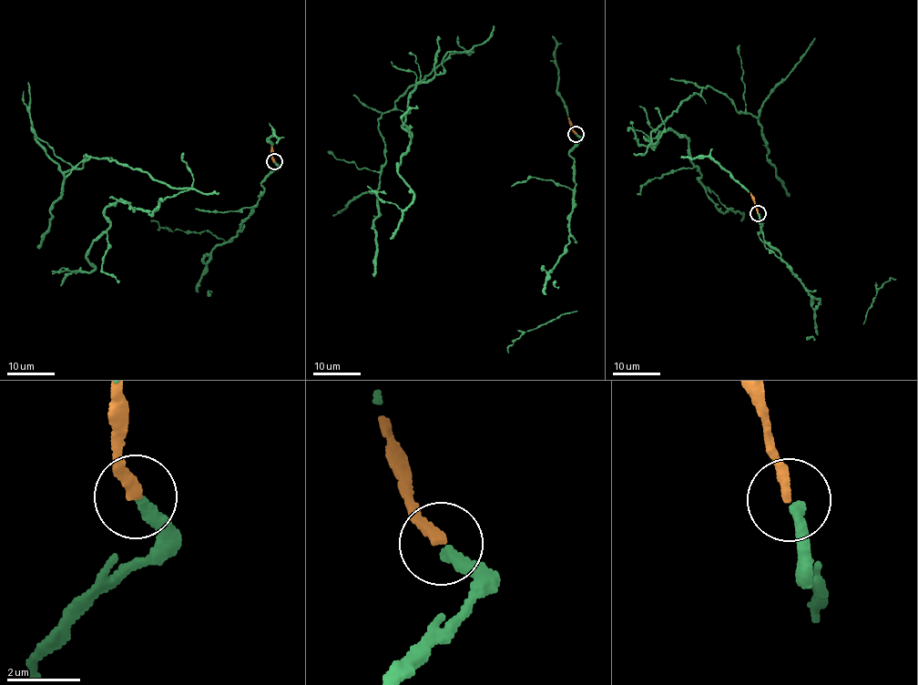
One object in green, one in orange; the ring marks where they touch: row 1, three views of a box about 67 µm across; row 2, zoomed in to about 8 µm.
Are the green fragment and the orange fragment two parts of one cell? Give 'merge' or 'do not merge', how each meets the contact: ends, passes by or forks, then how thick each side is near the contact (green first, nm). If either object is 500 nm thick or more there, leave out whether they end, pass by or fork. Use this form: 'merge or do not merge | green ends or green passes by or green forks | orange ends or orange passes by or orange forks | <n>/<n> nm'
merge | green ends | orange ends | 320/280 nm

